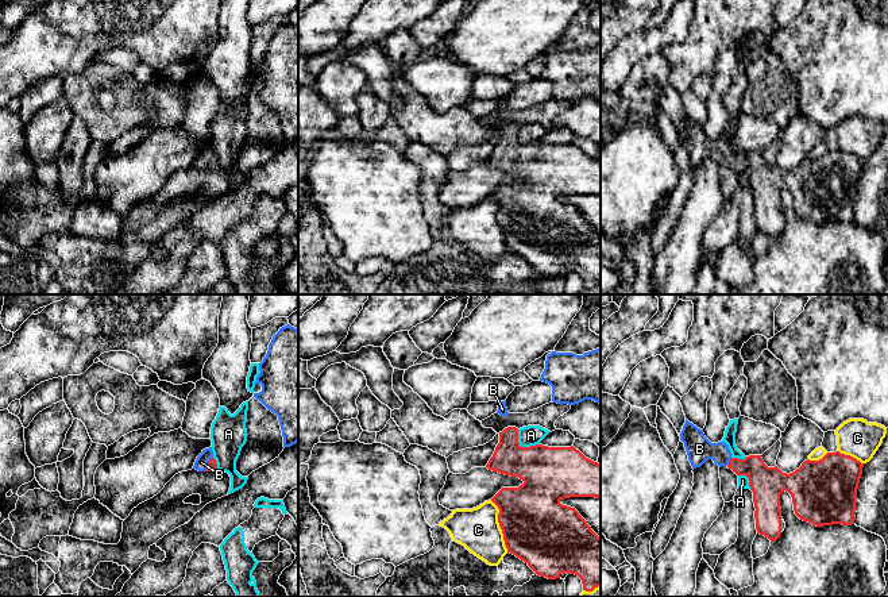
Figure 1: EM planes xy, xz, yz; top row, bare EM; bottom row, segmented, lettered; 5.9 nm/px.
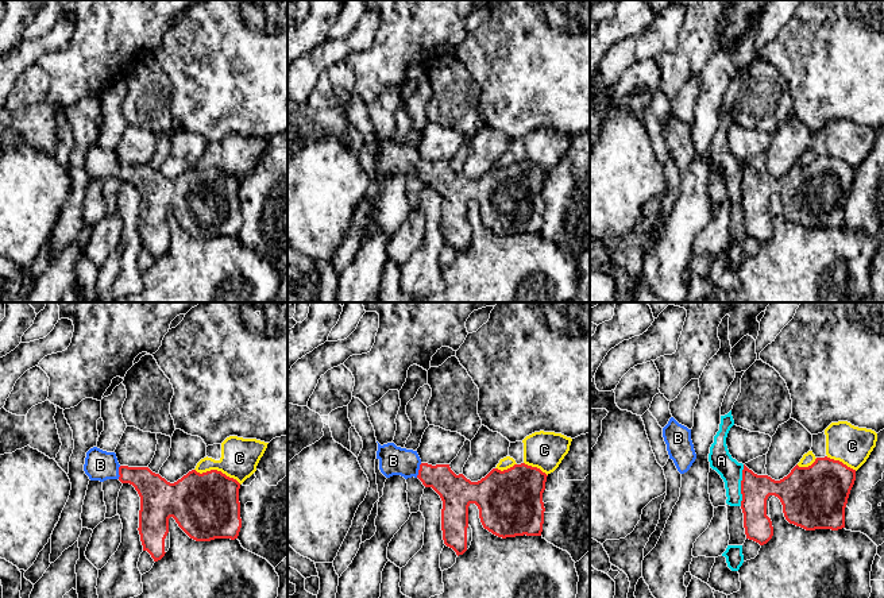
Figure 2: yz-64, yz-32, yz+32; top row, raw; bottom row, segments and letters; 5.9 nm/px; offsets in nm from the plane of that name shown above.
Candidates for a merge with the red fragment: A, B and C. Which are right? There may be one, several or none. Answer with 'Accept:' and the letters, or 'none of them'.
Accept: B

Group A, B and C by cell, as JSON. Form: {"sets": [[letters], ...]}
{"sets": [["A"], ["B"], ["C"]]}

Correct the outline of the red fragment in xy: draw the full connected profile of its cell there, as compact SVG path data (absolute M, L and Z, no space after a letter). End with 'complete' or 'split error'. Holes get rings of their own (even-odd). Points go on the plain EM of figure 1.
M212 145L202 147L202 150L197 154L193 166L198 169L213 169L217 166Z | split error

